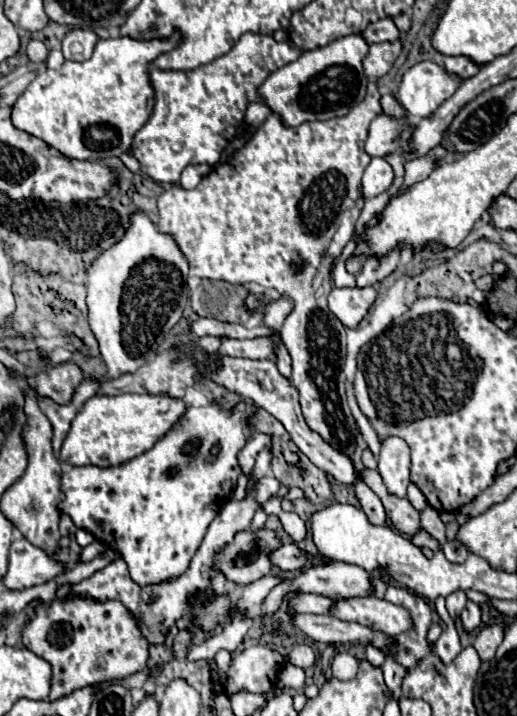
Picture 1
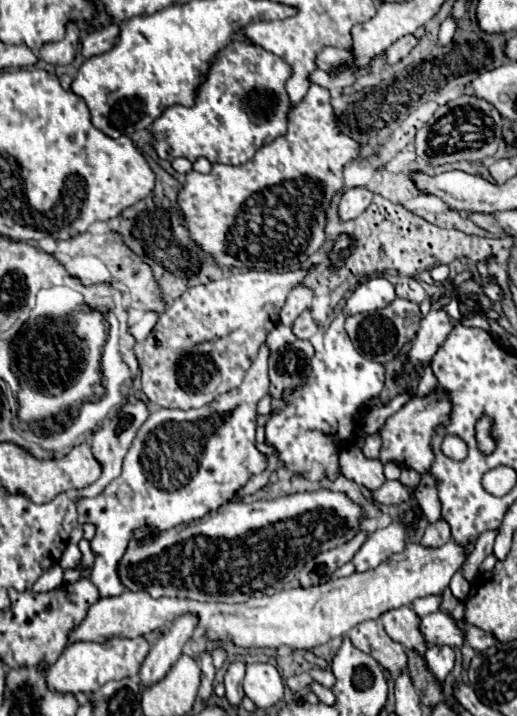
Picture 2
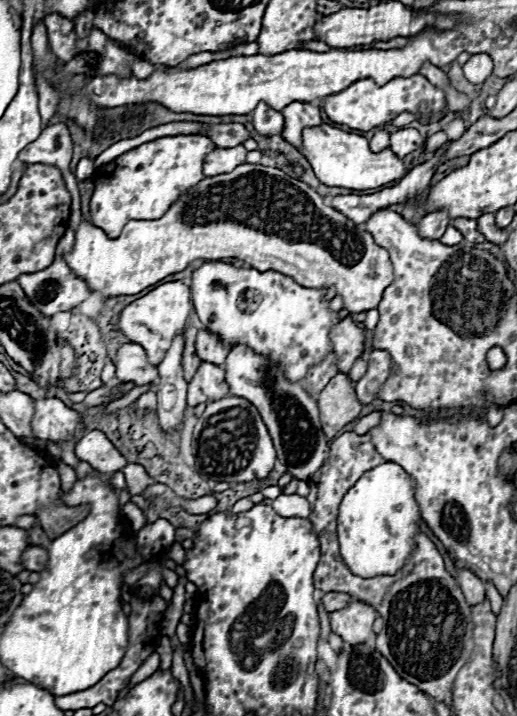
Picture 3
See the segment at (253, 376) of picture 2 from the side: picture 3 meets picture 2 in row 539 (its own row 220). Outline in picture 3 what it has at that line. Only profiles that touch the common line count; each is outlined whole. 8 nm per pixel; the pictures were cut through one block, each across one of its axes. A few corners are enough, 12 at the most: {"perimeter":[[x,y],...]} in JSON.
{"perimeter":[[164,136],[92,174],[94,224],[116,238],[206,178],[214,142]]}

